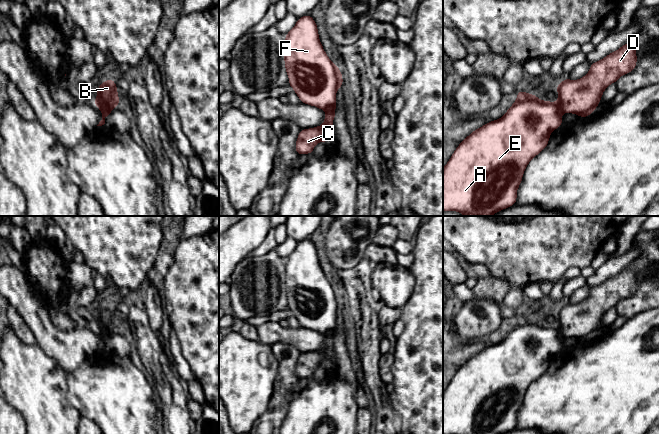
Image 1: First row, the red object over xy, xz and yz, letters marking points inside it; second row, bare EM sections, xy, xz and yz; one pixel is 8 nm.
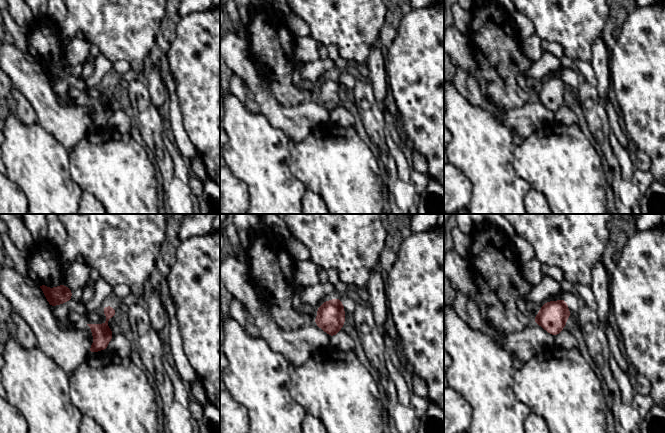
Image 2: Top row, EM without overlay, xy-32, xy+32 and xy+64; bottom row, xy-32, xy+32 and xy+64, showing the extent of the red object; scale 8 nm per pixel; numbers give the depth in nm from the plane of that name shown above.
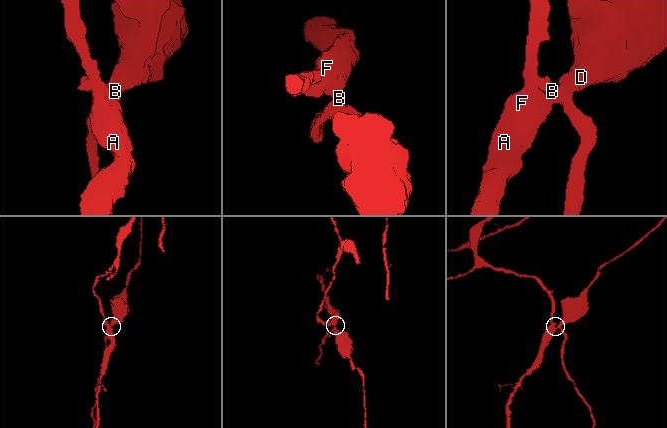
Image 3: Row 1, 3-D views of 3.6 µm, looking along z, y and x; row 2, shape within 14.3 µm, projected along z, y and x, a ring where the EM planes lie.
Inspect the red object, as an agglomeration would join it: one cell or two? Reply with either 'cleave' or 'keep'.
cleave

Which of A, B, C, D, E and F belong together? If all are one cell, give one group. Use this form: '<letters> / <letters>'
A E F / B C D

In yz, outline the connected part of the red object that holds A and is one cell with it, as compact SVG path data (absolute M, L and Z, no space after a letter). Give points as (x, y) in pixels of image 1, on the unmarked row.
M520 313L517 317L517 323L501 342L492 344L480 352L475 353L453 376L451 382L443 392L443 434L504 434L515 429L517 414L530 384L546 372L549 367L550 358L562 348L562 335L557 326L541 324L535 318L528 318Z

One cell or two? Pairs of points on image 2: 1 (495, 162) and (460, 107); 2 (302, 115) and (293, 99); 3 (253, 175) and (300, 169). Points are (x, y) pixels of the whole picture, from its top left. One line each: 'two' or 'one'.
1: one
2: two
3: two

